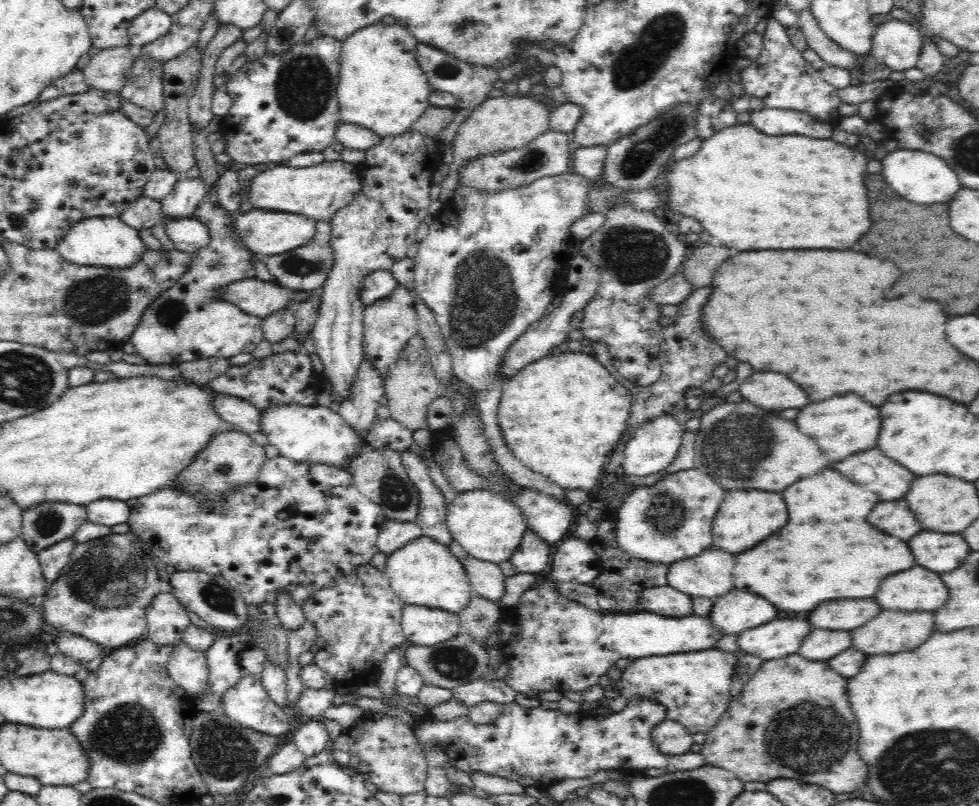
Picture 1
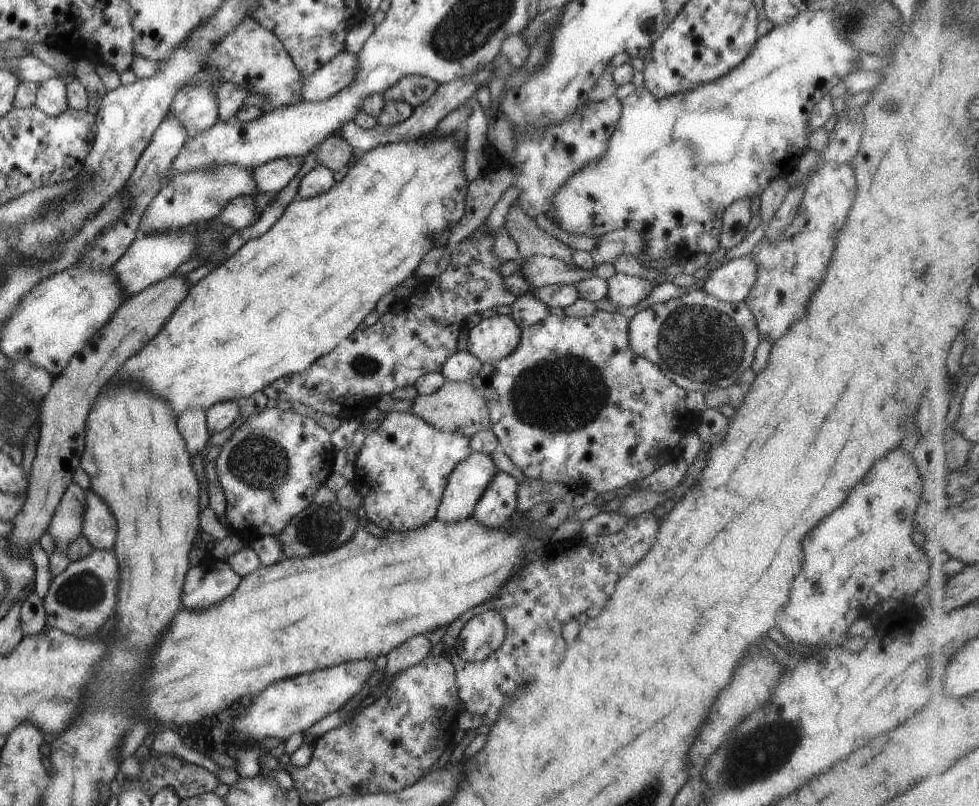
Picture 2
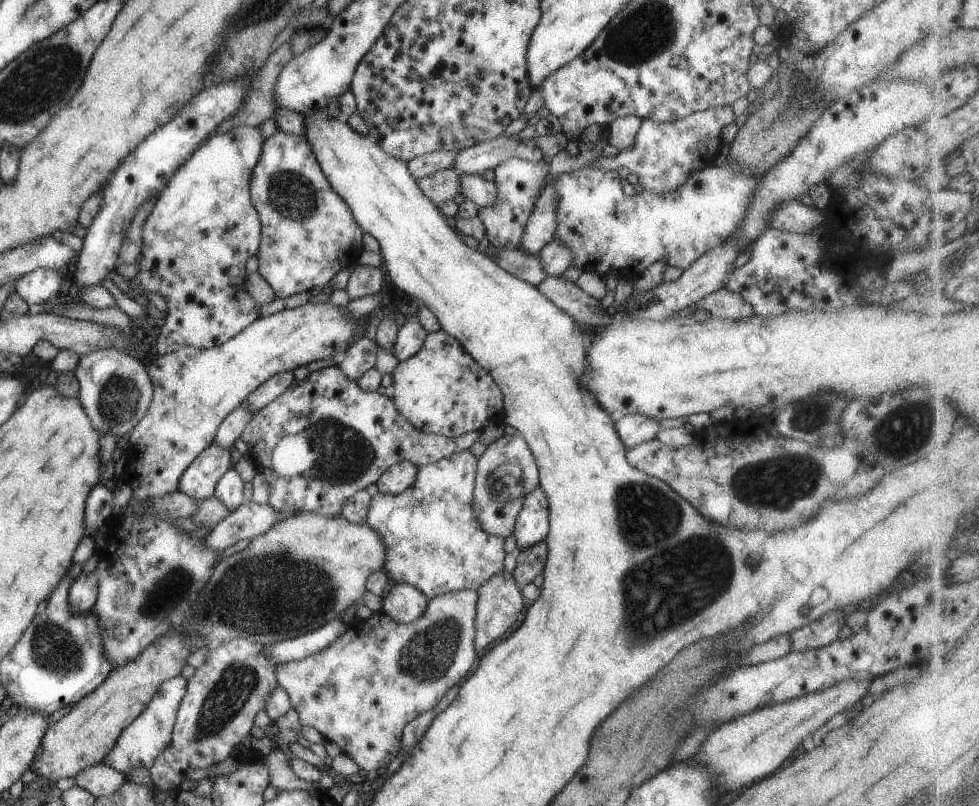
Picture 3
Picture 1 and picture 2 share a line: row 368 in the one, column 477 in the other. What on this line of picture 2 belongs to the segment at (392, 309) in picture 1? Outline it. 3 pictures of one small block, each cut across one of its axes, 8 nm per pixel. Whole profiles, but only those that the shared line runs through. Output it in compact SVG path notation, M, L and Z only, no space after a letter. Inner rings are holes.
M595 310L584 317L570 317L565 314L544 316L539 322L520 330L520 337L515 350L502 359L492 363L482 363L479 372L472 378L472 384L484 396L488 408L490 429L497 437L498 448L525 477L533 477L543 482L558 482L567 485L576 492L584 488L596 493L632 486L634 482L645 478L656 468L679 455L678 440L688 431L696 417L685 408L686 391L677 386L652 362L632 352L628 345L628 319L619 313Z

